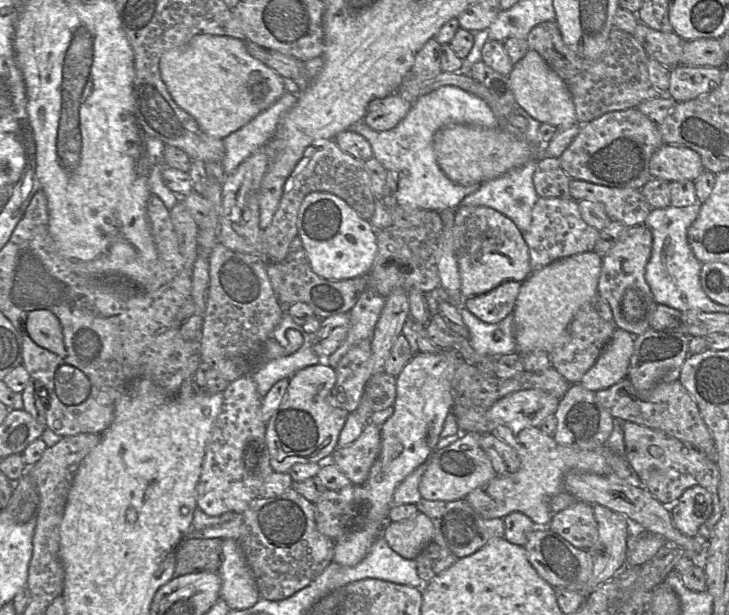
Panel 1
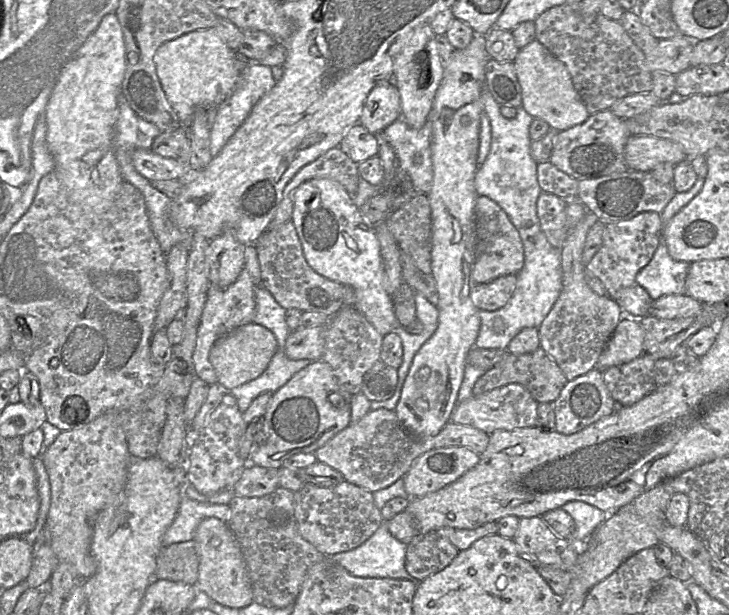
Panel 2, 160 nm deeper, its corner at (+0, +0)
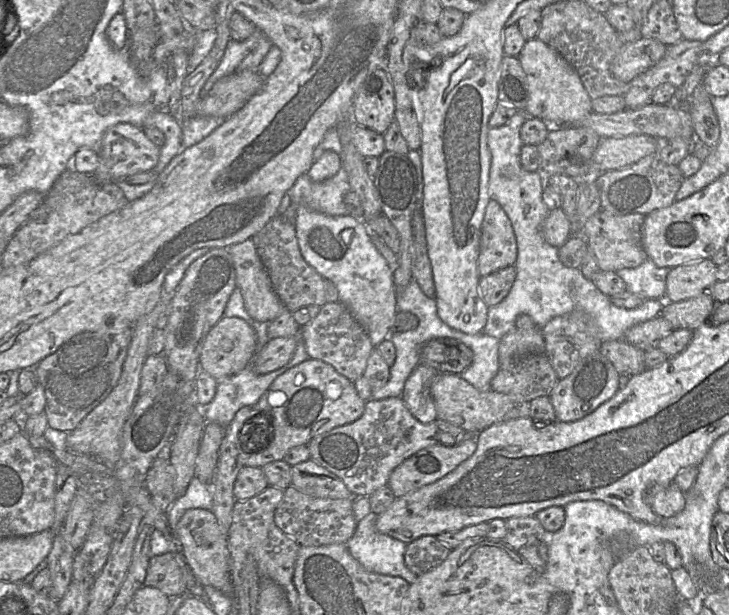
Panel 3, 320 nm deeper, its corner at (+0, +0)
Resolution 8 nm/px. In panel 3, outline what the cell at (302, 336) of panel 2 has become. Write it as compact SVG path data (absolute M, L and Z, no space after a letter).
M297 337L270 339L258 355L253 358L253 368L257 374L267 374L286 365L294 355Z

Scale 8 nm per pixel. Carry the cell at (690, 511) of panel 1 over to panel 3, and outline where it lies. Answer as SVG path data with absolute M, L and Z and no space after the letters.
M673 483L667 487L653 485L647 489L645 501L656 514L668 518L684 509L685 493Z

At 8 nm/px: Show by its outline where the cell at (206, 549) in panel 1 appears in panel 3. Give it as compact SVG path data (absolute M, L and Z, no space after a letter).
M181 551L153 556L149 560L143 586L157 588L167 597L181 596L187 592L187 568Z

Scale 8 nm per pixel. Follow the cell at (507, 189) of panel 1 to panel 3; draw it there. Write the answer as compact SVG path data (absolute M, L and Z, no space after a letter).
M517 111L506 124L490 127L487 134L491 152L489 198L500 204L511 221L517 243L517 259L514 264L515 281L508 295L499 304L488 308L483 333L500 340L515 328L516 319L521 314L529 315L541 329L554 317L582 310L595 319L602 342L623 339L632 326L660 315L667 301L663 298L645 299L635 309L619 308L591 280L586 279L579 268L563 265L558 256L559 248L548 244L541 233L542 223L549 213L542 200L546 176L540 171L526 171L520 163L520 151L524 145L520 130L527 118L525 111Z

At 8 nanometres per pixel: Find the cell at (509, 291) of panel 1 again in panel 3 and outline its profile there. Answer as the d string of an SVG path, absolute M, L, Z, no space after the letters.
M508 266L479 279L479 291L488 307L499 304L509 293L516 278L514 266Z

